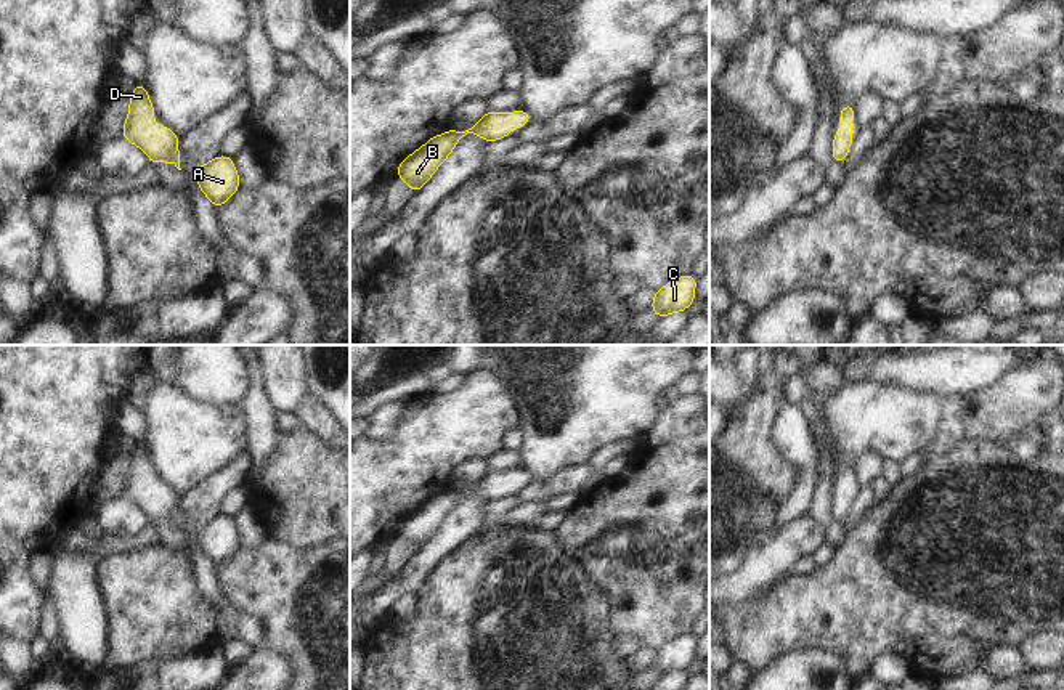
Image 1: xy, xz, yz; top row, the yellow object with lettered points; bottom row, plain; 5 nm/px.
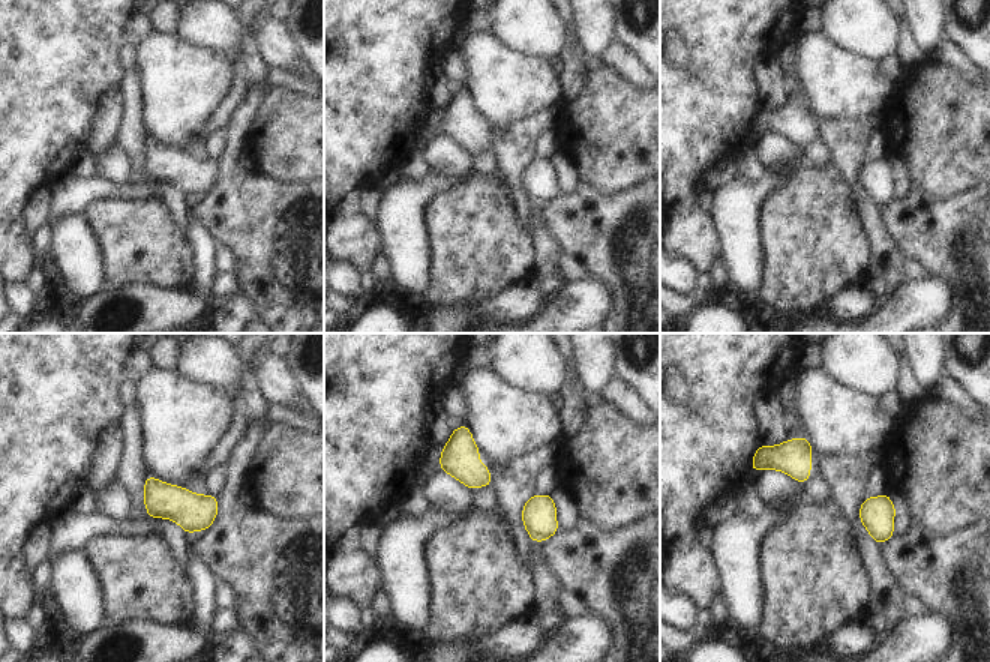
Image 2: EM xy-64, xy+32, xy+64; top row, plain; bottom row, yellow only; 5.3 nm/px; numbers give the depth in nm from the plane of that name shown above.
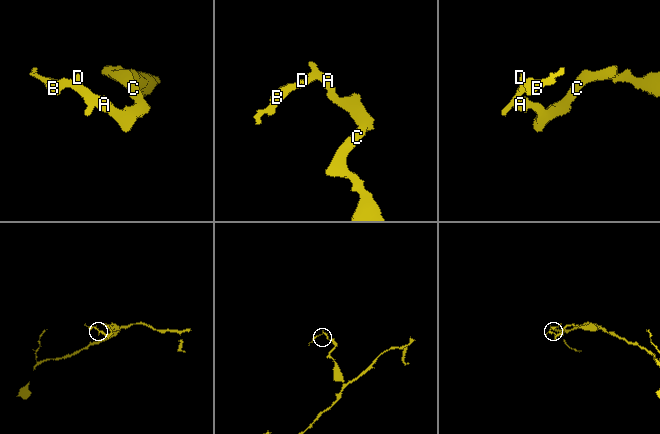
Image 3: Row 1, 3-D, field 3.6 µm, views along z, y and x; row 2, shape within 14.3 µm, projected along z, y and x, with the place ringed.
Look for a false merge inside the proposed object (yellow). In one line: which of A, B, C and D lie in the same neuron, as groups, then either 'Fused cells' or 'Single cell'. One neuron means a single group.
Groups: A B C D. Single cell

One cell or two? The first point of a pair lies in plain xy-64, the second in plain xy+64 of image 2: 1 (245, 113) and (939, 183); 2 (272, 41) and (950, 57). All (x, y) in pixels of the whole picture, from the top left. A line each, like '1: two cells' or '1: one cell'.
1: two cells
2: two cells

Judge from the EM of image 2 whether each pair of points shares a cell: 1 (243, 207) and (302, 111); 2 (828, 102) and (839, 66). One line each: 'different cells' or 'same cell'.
1: different cells
2: same cell

